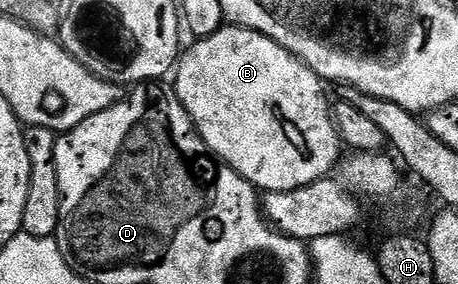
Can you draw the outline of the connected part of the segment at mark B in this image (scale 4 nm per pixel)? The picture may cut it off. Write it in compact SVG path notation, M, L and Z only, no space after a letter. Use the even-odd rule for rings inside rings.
M224 25L212 37L200 39L191 42L191 47L181 52L180 58L176 64L176 74L173 76L173 90L178 96L178 100L184 105L184 109L190 114L190 119L194 122L194 128L198 130L198 135L206 142L207 149L211 155L217 157L225 166L231 167L238 175L254 184L255 188L267 191L291 191L307 187L316 182L317 179L327 178L331 174L330 170L337 168L340 163L340 140L338 131L334 128L334 116L332 114L331 104L326 104L326 95L322 92L324 88L323 80L318 78L318 74L311 67L304 66L291 51L285 51L276 41L264 37L247 27L236 27L233 25Z

